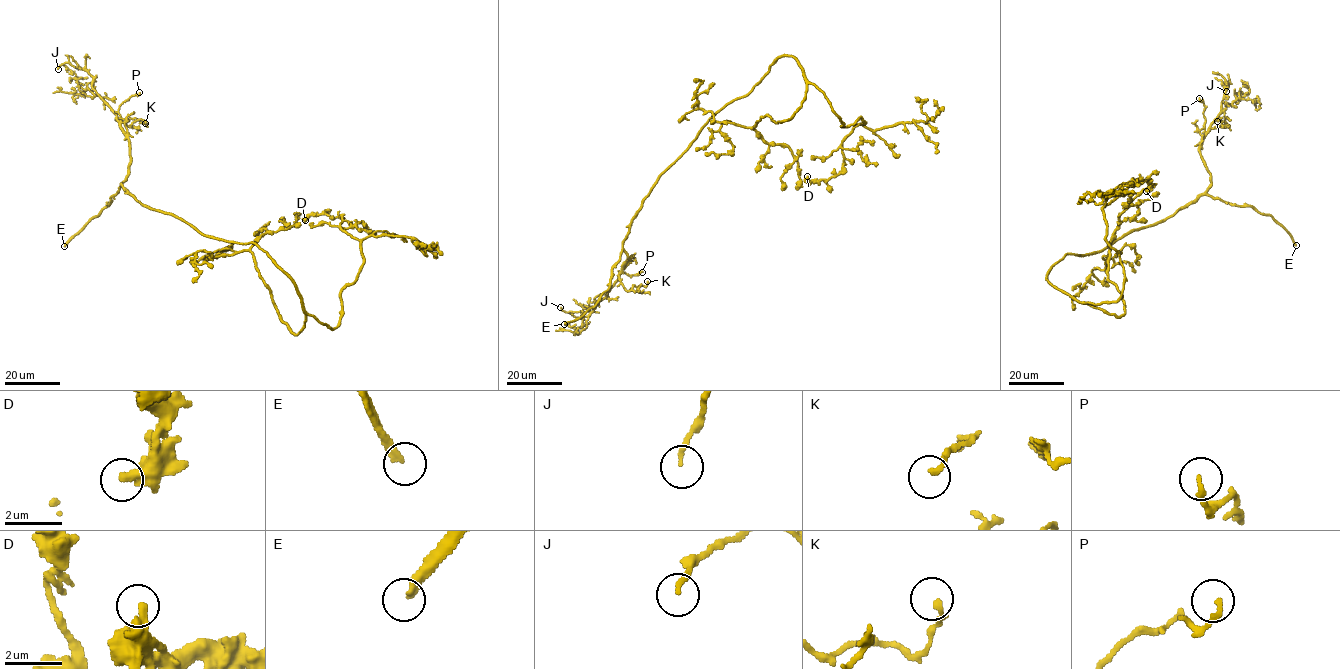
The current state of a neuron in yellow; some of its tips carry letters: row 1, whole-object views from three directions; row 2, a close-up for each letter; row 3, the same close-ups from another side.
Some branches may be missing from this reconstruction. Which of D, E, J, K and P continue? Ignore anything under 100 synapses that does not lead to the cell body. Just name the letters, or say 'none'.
E

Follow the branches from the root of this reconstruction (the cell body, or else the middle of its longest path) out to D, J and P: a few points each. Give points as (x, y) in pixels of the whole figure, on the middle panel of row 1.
D: (740, 98), (786, 55), (842, 127), (861, 117), (842, 142), (839, 173), (807, 176)
J: (740, 98), (660, 175), (631, 221), (623, 249), (632, 258), (612, 287), (594, 306), (560, 307)
P: (740, 98), (712, 116), (660, 175), (631, 219), (623, 249), (632, 258), (621, 273), (642, 272)

